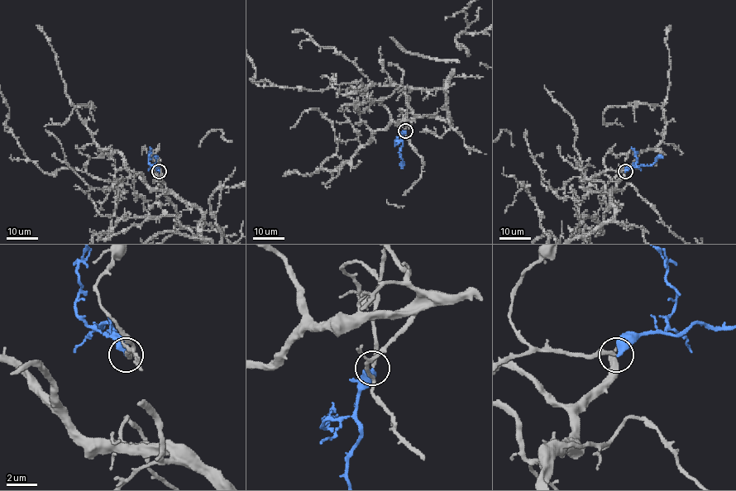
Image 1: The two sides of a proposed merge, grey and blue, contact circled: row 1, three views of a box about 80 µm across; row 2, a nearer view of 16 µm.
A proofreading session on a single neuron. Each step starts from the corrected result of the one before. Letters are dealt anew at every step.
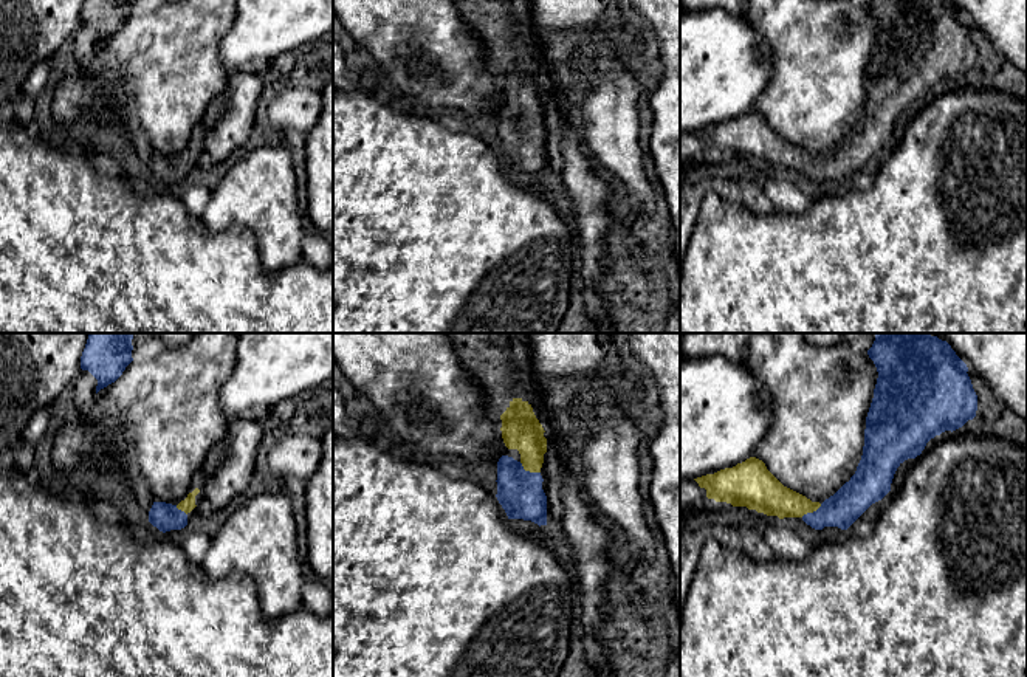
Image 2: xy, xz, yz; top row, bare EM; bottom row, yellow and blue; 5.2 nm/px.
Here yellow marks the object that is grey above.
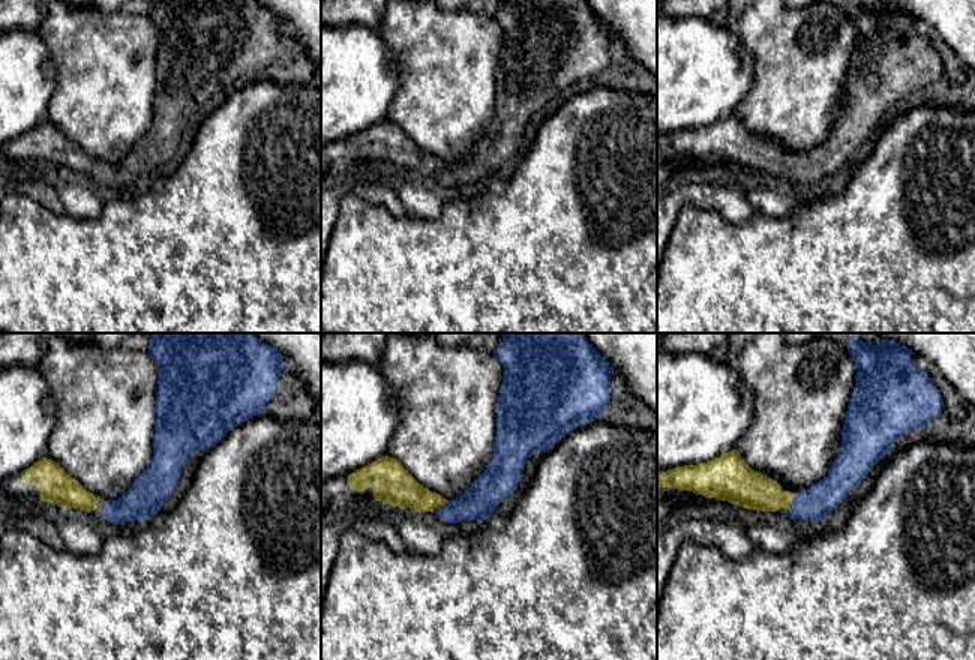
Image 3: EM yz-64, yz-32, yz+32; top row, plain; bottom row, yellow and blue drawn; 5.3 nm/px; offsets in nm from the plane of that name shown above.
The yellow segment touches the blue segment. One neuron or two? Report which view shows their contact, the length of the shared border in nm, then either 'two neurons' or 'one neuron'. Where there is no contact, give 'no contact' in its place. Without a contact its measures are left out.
contact in xz; length 130 nm; one neuron

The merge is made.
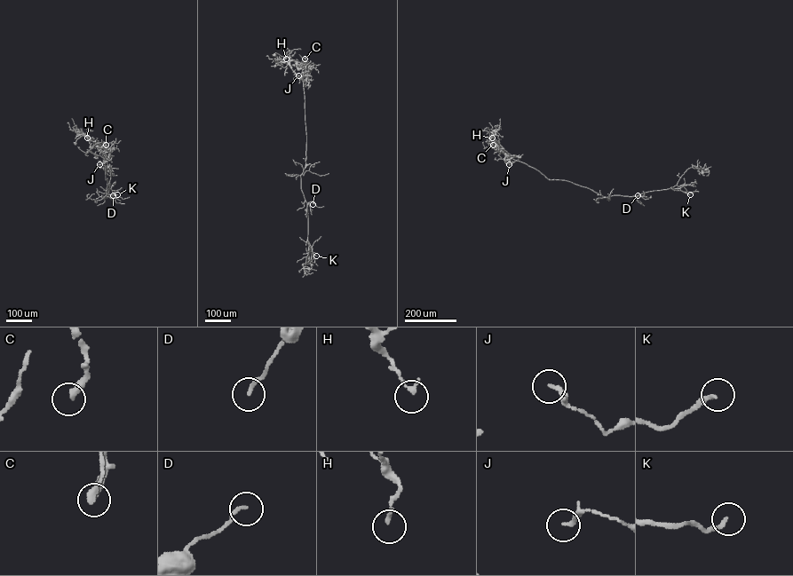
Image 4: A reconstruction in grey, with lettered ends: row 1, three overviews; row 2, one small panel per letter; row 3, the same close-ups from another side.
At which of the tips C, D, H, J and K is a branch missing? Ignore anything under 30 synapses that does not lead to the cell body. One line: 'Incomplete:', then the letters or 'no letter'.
Incomplete: no letter

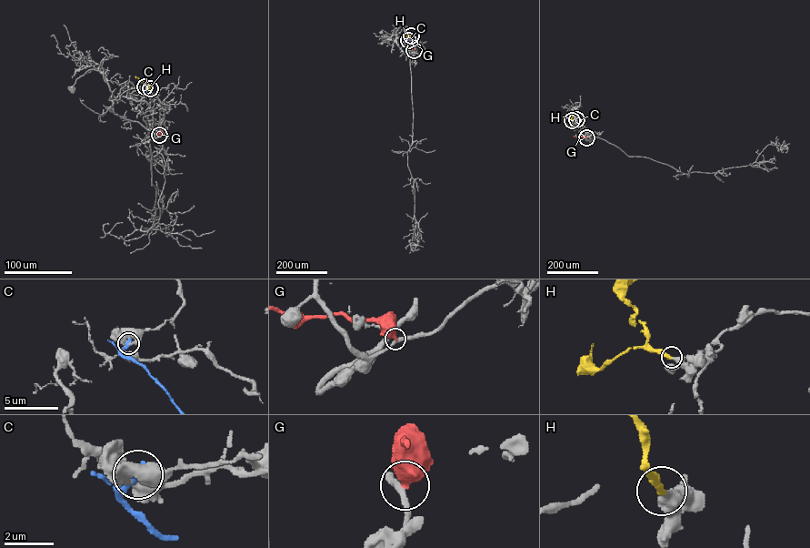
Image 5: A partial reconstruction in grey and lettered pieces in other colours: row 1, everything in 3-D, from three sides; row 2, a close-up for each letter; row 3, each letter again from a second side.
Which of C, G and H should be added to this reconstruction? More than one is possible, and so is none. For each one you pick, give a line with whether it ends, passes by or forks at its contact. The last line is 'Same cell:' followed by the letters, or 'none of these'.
H: it ends
Same cell: H

